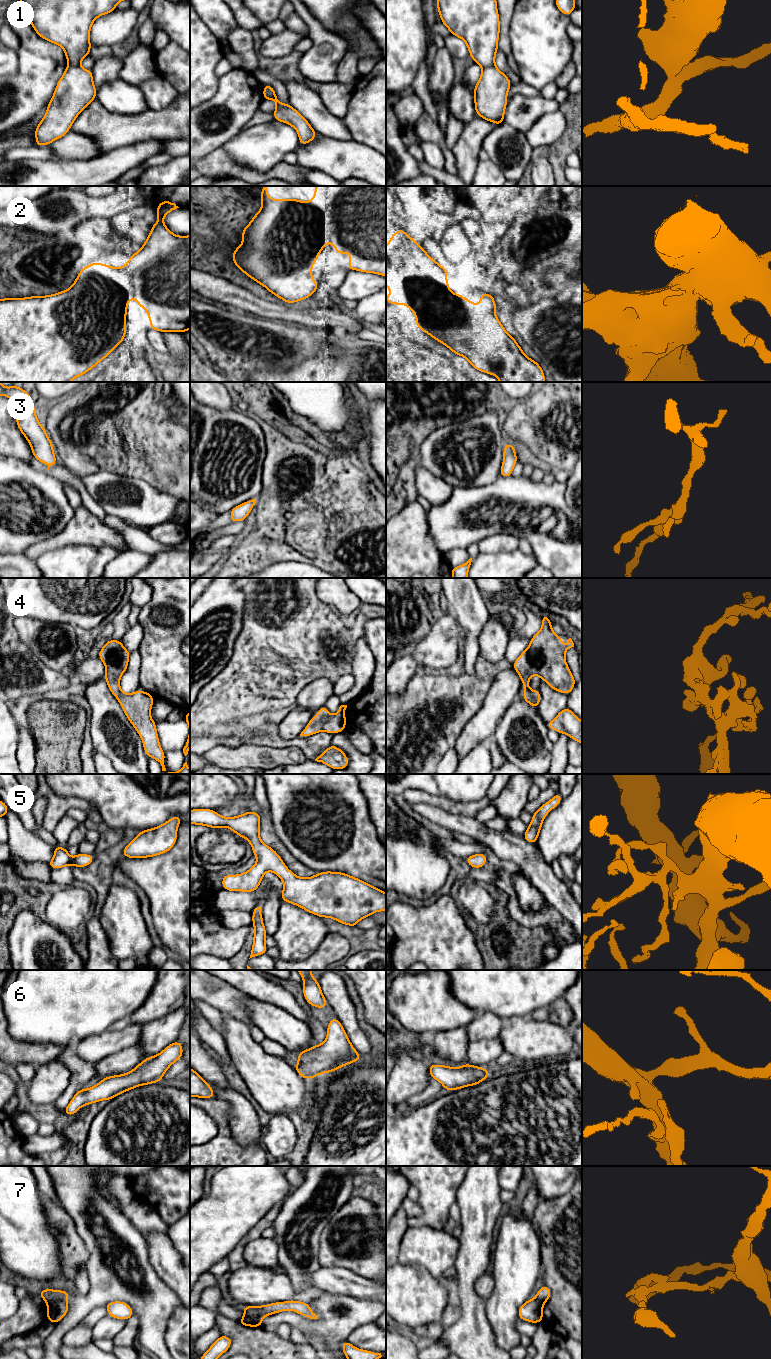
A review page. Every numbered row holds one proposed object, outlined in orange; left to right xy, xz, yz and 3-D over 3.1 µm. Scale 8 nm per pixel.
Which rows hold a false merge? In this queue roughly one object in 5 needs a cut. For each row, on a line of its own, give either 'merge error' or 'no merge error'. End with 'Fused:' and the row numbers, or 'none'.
1: merge error
2: no merge error
3: no merge error
4: no merge error
5: no merge error
6: no merge error
7: merge error
Fused: 1, 7

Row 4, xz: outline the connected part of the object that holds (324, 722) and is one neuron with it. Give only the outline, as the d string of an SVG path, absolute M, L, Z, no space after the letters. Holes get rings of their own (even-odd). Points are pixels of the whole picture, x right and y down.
M341 705L339 707L339 712L331 716L325 706L320 707L317 710L318 716L315 717L313 715L311 717L310 722L301 732L300 736L310 736L321 731L324 731L326 733L344 732L344 728L347 726L345 722L346 708L347 705Z

